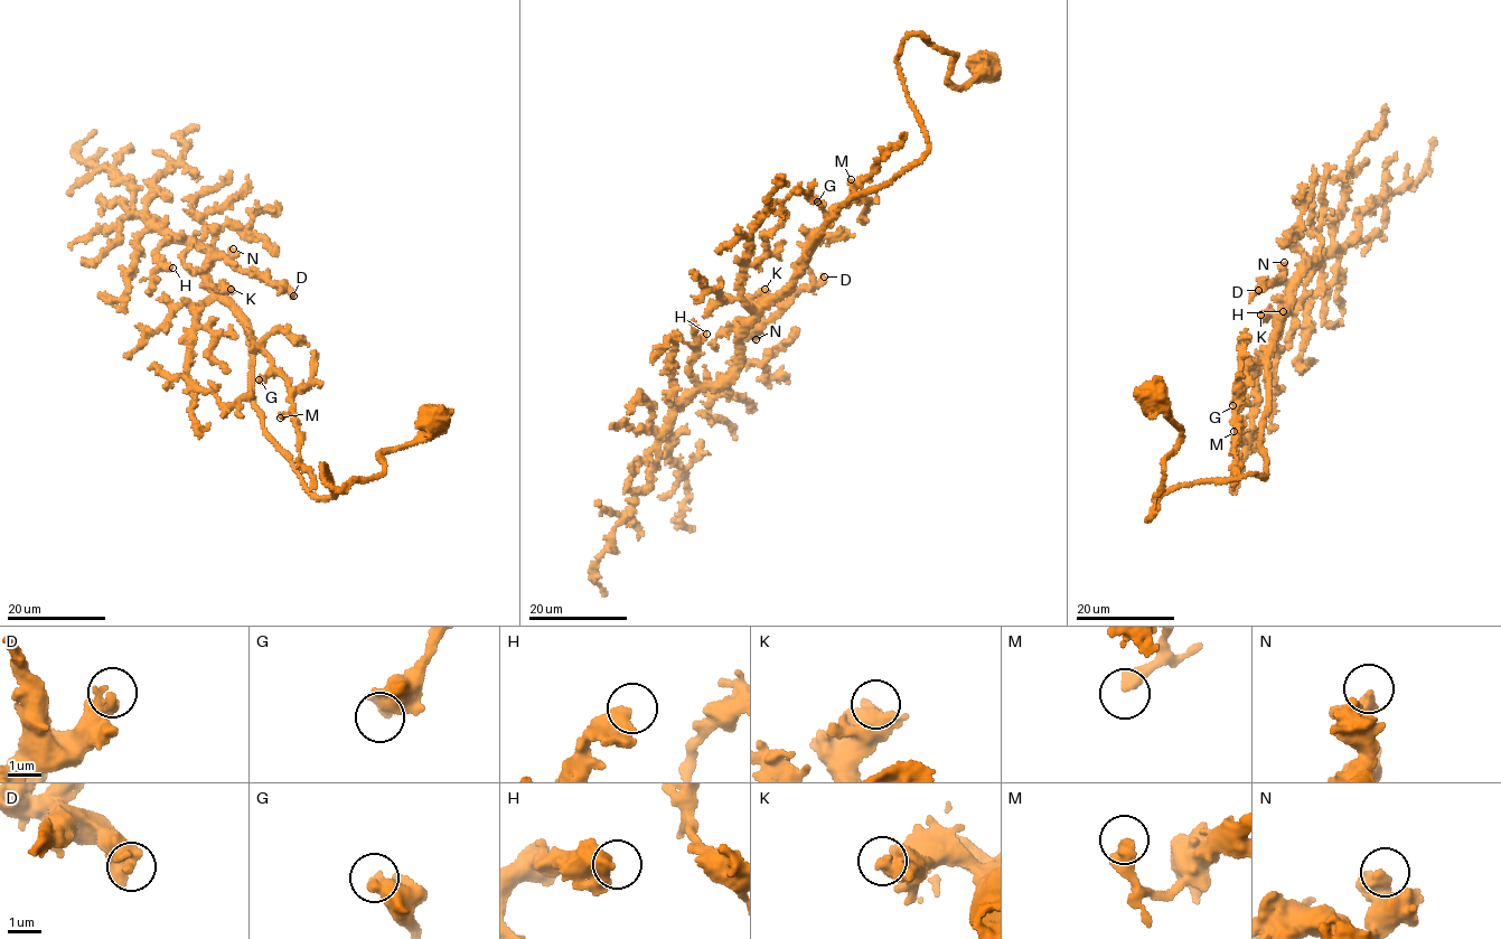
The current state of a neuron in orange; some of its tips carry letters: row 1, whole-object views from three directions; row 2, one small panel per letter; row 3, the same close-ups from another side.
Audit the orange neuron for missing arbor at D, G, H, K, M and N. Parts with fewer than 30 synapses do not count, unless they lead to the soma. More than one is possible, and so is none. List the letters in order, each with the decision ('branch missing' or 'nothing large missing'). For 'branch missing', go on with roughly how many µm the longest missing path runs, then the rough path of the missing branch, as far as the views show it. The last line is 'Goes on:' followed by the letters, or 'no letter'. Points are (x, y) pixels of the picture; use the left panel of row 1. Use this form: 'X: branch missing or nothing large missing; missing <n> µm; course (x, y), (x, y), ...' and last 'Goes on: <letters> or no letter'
D: nothing large missing
G: nothing large missing
H: nothing large missing
K: branch missing; missing 15 µm; course (231, 289), (235, 297), (255, 307), (254, 311), (280, 313)
M: nothing large missing
N: nothing large missing
Goes on: K

